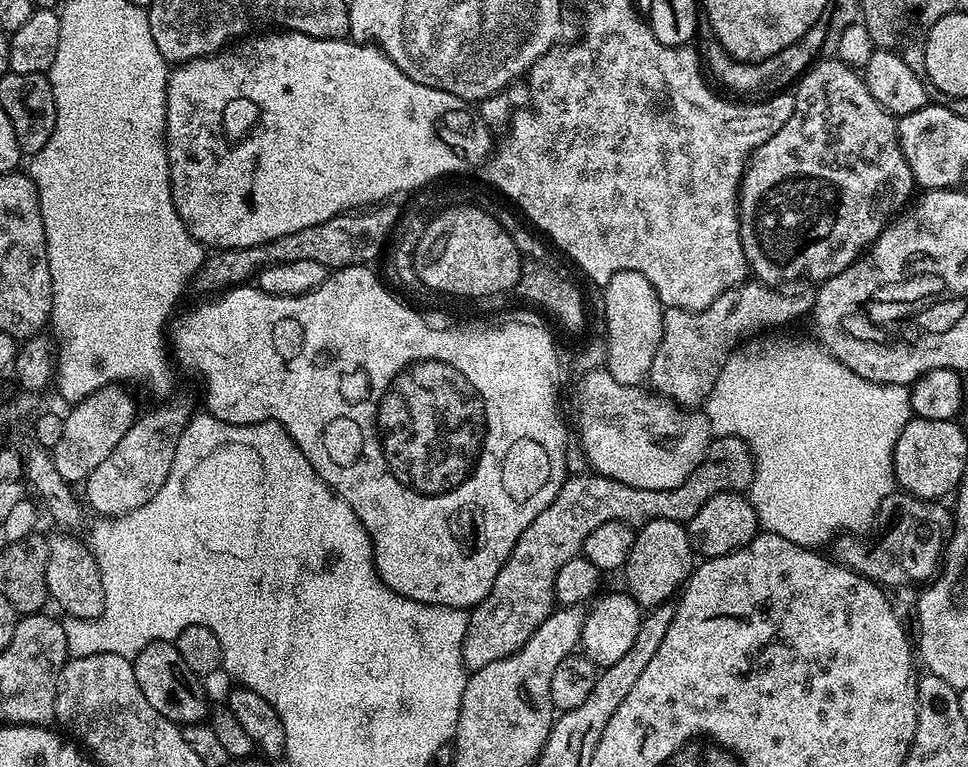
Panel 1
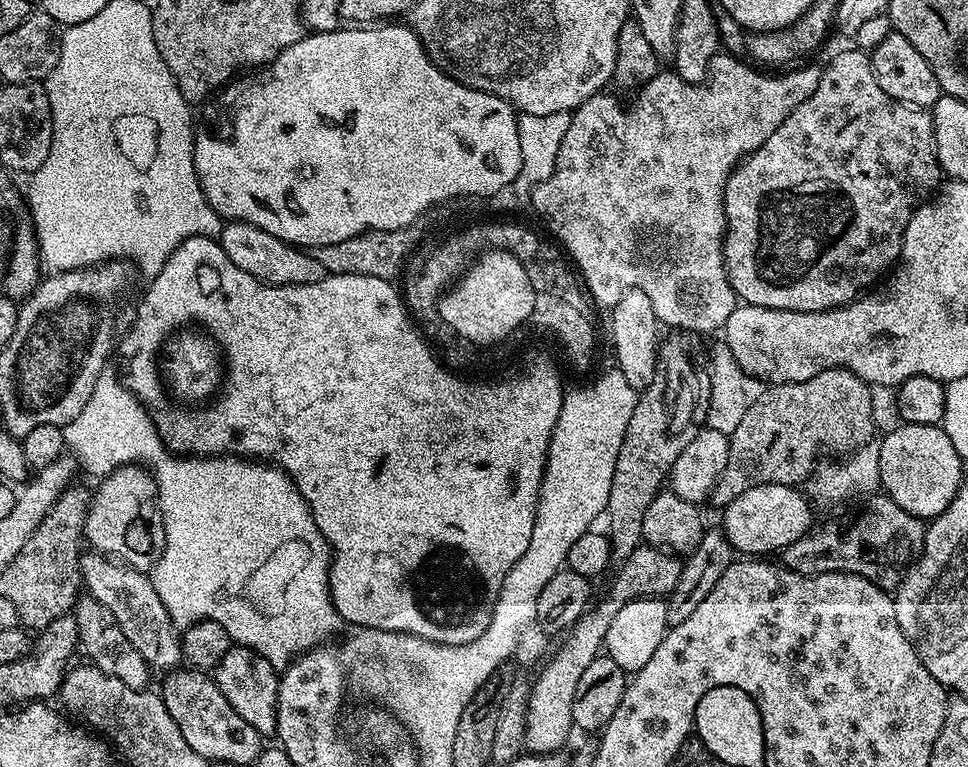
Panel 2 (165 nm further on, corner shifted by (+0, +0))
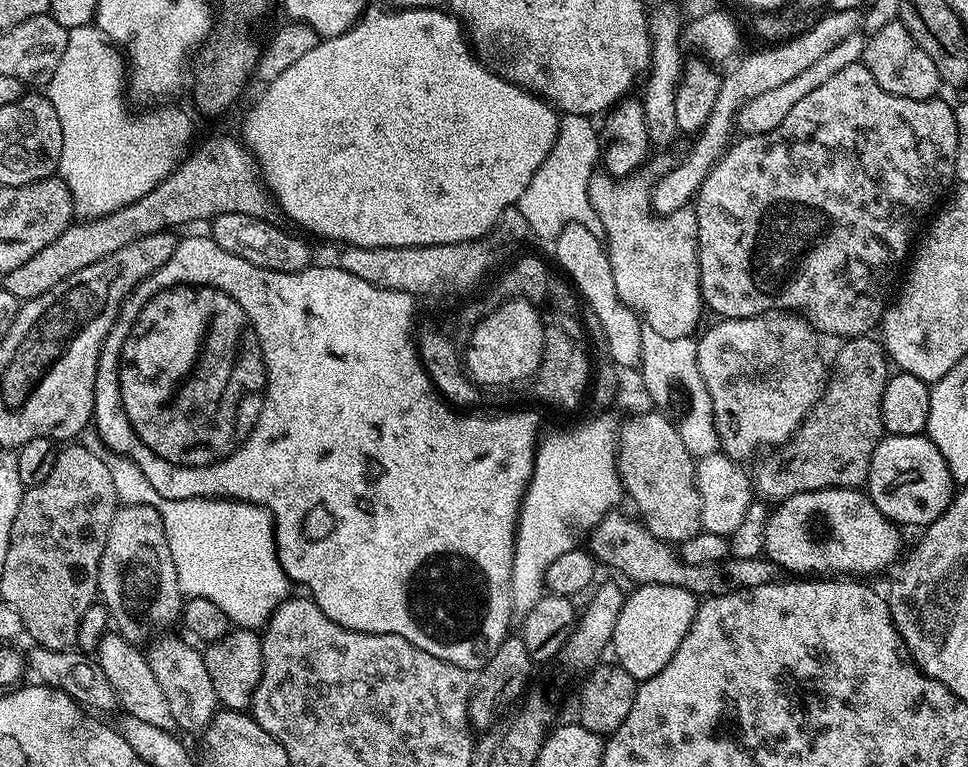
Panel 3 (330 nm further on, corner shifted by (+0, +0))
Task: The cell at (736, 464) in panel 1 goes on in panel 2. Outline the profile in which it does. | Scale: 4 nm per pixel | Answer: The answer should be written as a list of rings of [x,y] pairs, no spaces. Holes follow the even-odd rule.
[[[823,368],[814,378],[795,384],[776,382],[746,410],[741,422],[728,437],[728,457],[726,470],[712,488],[711,503],[723,506],[734,502],[738,494],[746,494],[754,486],[763,484],[790,484],[813,471],[812,463],[823,444],[841,444],[848,449],[857,449],[873,439],[872,437],[872,392],[873,389],[862,378],[858,378],[849,368]]]

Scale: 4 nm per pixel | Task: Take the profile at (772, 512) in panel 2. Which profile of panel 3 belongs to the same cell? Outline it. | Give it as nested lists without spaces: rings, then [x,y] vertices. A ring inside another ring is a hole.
[[[823,488],[813,492],[799,492],[789,496],[786,500],[779,501],[771,509],[766,534],[764,535],[763,555],[774,561],[777,569],[784,571],[785,568],[788,574],[855,574],[860,578],[868,578],[864,576],[870,575],[871,572],[880,572],[883,568],[888,568],[895,562],[896,555],[900,552],[900,532],[901,529],[893,524],[891,520],[887,520],[878,510],[878,506],[874,506],[874,502],[869,498],[867,491],[860,488]]]

